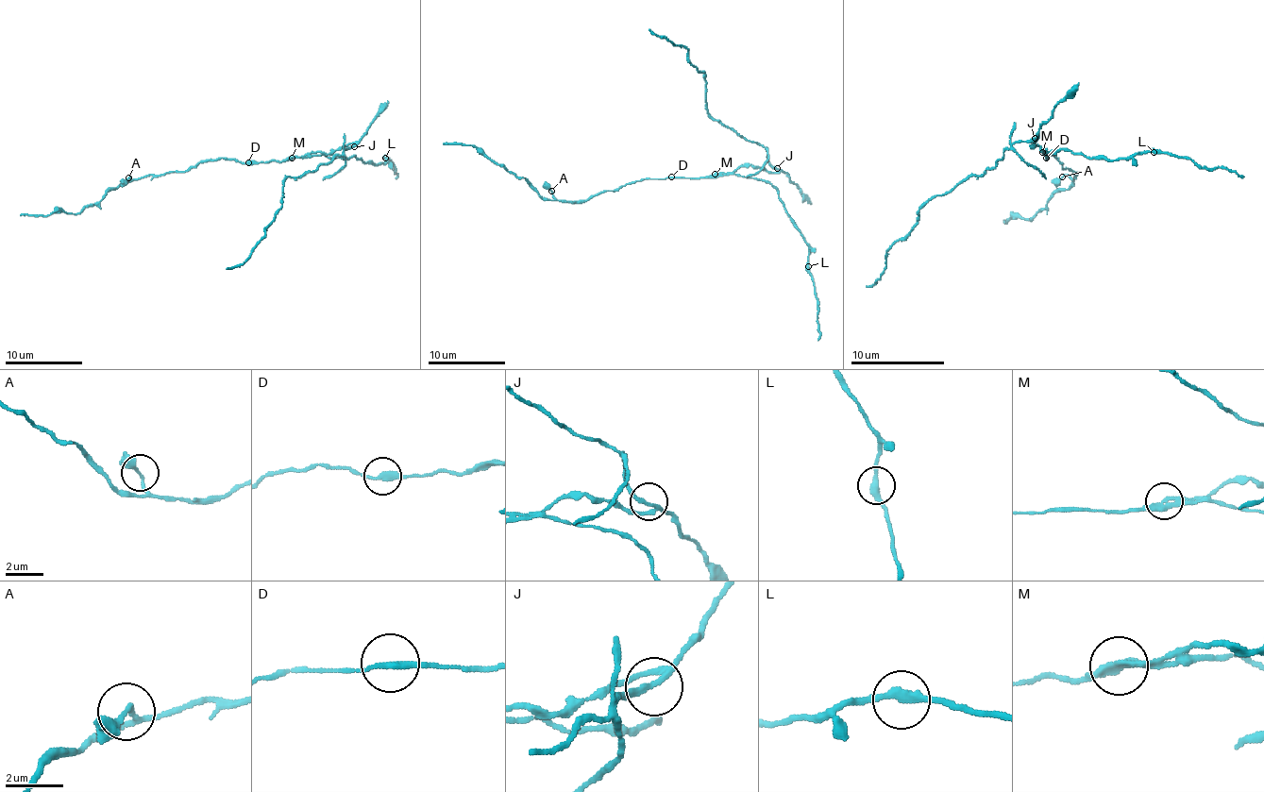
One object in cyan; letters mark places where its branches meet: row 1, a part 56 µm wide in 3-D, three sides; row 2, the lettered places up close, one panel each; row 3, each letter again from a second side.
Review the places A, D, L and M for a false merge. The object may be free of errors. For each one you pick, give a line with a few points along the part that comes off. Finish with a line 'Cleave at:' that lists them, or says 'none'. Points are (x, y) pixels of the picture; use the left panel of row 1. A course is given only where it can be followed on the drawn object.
M: (292, 158), (352, 146), (284, 181), (278, 212), (265, 235), (242, 264), (227, 268)
Cleave at: M

